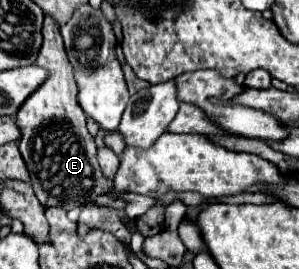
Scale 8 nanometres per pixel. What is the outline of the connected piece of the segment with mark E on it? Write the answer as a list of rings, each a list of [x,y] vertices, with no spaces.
[[[52,17],[44,19],[44,43],[40,49],[40,55],[36,59],[36,65],[44,67],[50,71],[50,77],[46,79],[44,87],[38,87],[28,99],[26,103],[20,107],[18,115],[16,115],[16,125],[22,131],[22,139],[18,141],[20,145],[20,153],[28,165],[30,171],[30,185],[38,197],[38,201],[44,207],[72,207],[78,205],[86,199],[94,199],[98,195],[104,193],[114,193],[114,181],[106,179],[100,171],[98,159],[96,159],[96,143],[94,137],[88,133],[86,129],[86,115],[82,111],[82,107],[78,105],[78,87],[76,87],[76,79],[74,79],[74,71],[72,65],[68,63],[68,55],[64,51],[64,43],[62,43],[62,35],[60,35],[60,27],[56,27],[56,21]]]

